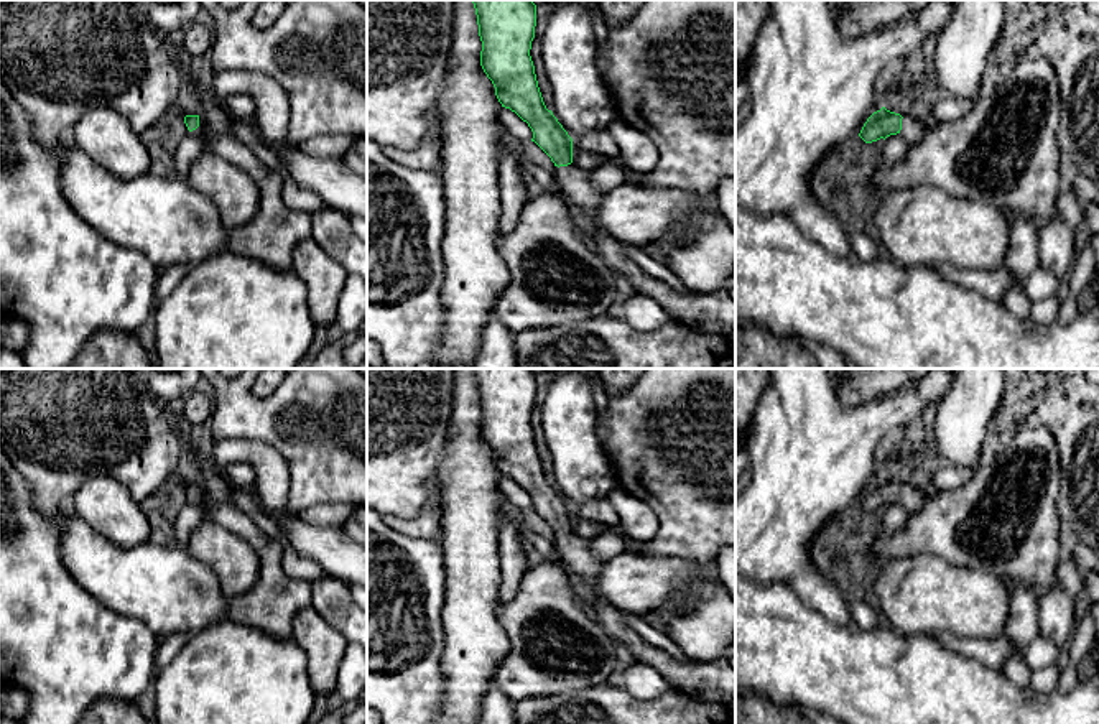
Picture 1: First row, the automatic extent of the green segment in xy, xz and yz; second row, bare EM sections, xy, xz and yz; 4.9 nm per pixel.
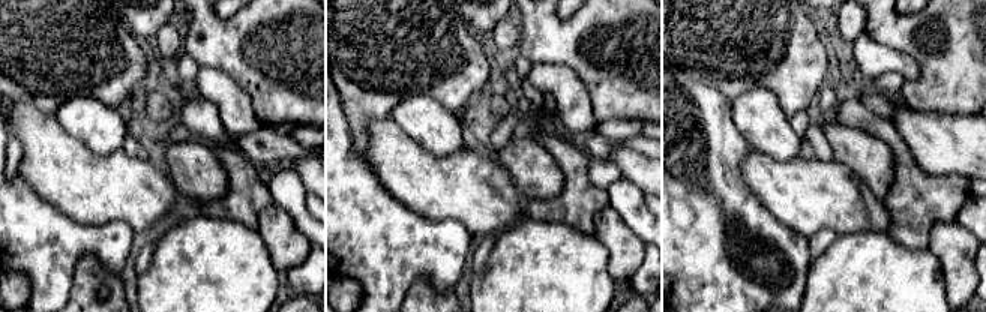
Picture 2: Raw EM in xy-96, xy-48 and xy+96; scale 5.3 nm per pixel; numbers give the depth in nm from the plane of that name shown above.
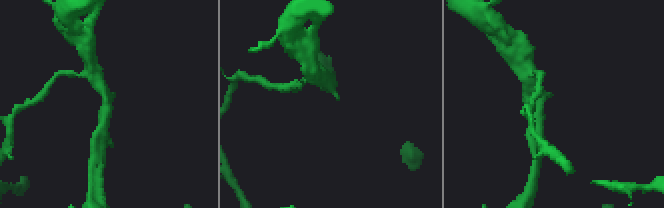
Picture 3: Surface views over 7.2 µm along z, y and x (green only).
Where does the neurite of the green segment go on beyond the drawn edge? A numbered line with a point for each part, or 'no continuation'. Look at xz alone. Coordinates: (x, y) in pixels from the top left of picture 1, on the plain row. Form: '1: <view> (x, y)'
1: xz (714, 680)

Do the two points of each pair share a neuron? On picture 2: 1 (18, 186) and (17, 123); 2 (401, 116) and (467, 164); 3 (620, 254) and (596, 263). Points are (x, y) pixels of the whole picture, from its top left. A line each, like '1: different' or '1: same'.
1: different
2: different
3: different

